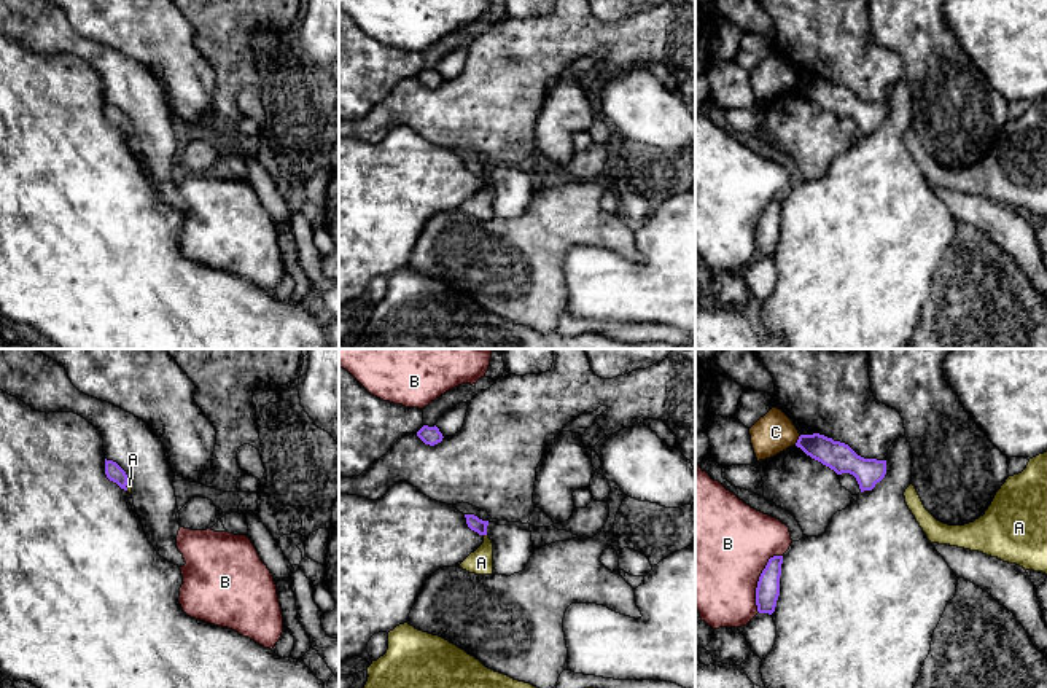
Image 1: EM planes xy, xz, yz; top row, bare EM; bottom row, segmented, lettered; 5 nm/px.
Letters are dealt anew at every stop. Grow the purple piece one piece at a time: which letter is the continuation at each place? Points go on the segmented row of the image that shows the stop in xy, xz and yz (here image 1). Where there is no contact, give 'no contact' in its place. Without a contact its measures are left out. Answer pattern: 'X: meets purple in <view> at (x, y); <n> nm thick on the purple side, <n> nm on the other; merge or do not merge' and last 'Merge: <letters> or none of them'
A: meets purple in xy at (126, 484); 90 nm thick on the purple side, 30 nm on the other; merge
B: meets purple in yz at (759, 580); 120 nm thick on the purple side, 480 nm on the other; do not merge
C: meets purple in yz at (797, 440); 150 nm thick on the purple side, 200 nm on the other; do not merge
Merge: A

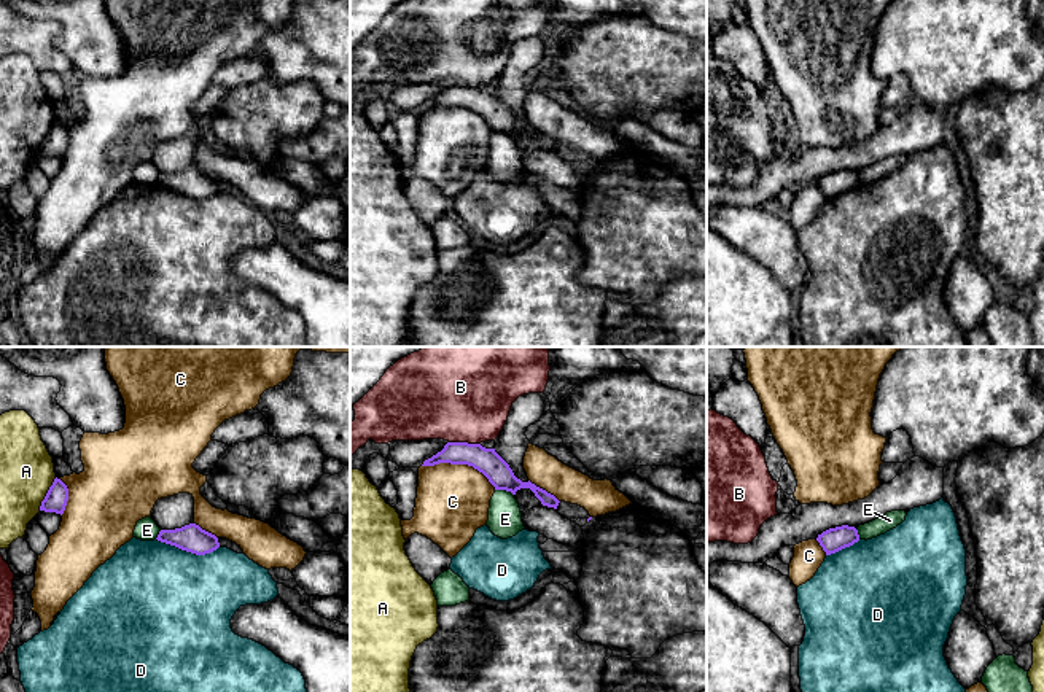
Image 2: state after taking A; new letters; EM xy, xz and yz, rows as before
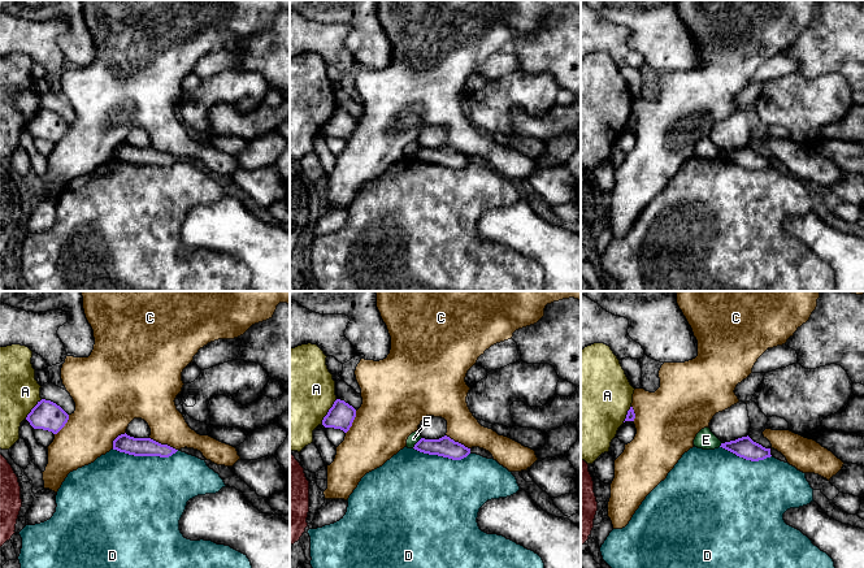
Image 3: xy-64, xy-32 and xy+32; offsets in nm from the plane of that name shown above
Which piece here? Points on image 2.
A: meets purple in xy at (46, 493); 120 nm thick on the purple side, 280 nm on the other; do not merge
B: meets purple in xz at (465, 443); 130 nm thick on the purple side, 500 nm on the other; do not merge
C: meets purple in xz at (460, 463); 130 nm thick on the purple side, 380 nm on the other; do not merge
D: meets purple in xy at (188, 551); 140 nm thick on the purple side, 500 nm on the other; do not merge
E: meets purple in xz at (505, 489); 130 nm thick on the purple side, 180 nm on the other; do not merge
Merge: none of them

